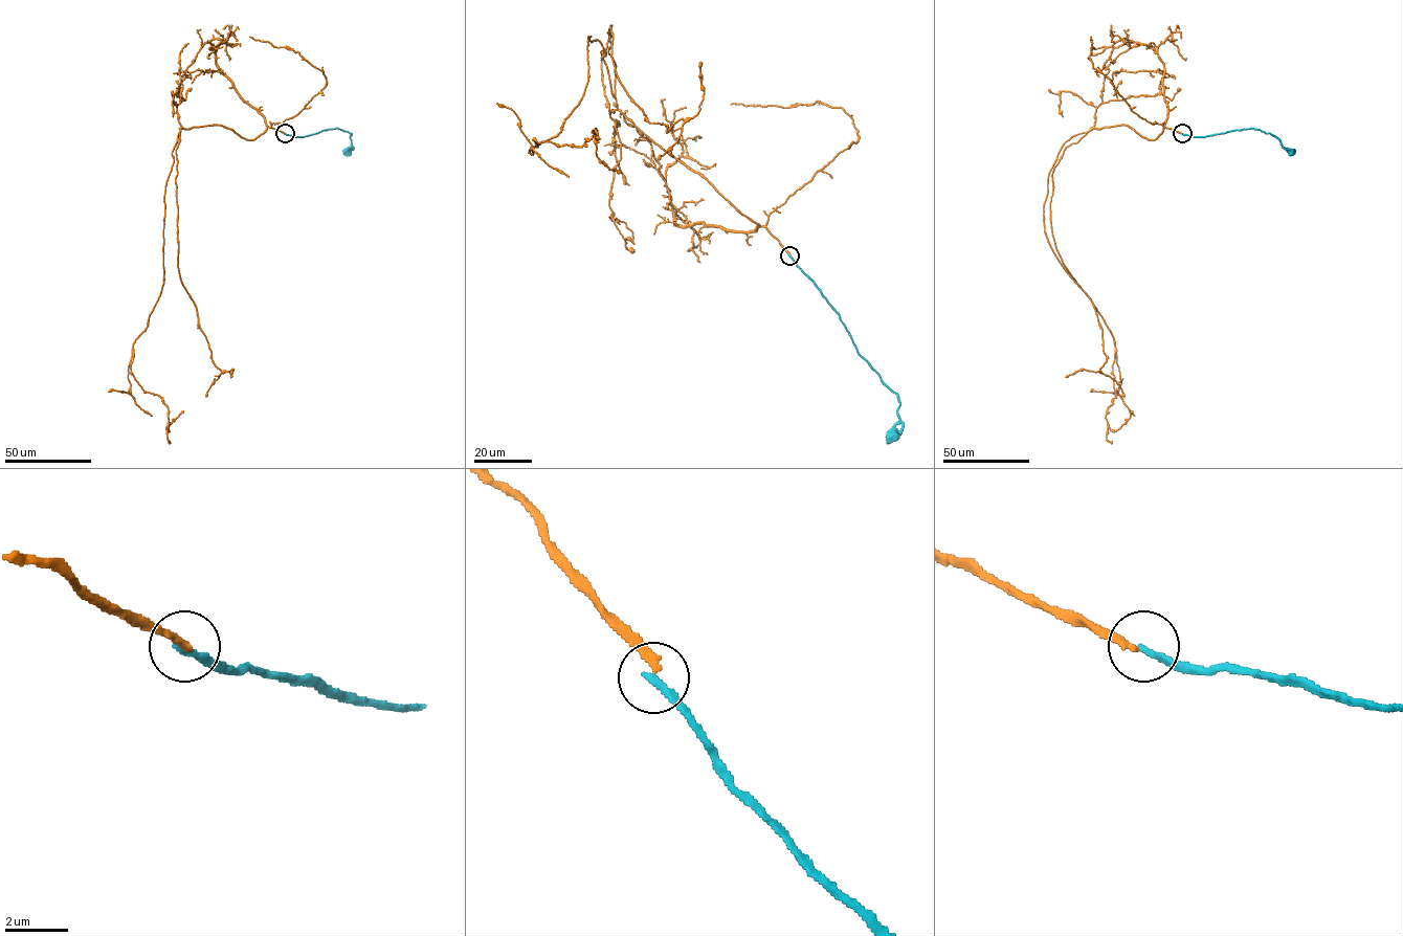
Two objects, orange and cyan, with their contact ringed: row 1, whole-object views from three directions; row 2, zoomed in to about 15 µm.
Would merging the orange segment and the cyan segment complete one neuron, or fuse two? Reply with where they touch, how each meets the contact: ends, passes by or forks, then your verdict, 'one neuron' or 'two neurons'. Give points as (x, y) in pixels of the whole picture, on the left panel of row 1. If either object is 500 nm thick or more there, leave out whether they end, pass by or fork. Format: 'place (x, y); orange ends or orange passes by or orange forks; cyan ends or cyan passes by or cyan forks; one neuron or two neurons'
place (285, 133); orange ends; cyan ends; two neurons

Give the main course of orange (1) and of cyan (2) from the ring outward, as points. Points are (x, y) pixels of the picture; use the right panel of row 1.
1: (1181, 133), (1091, 128), (1052, 173), (1056, 250), (1115, 346), (1107, 426), (1132, 411)
2: (1182, 133), (1203, 136), (1256, 129), (1272, 134), (1291, 152)

